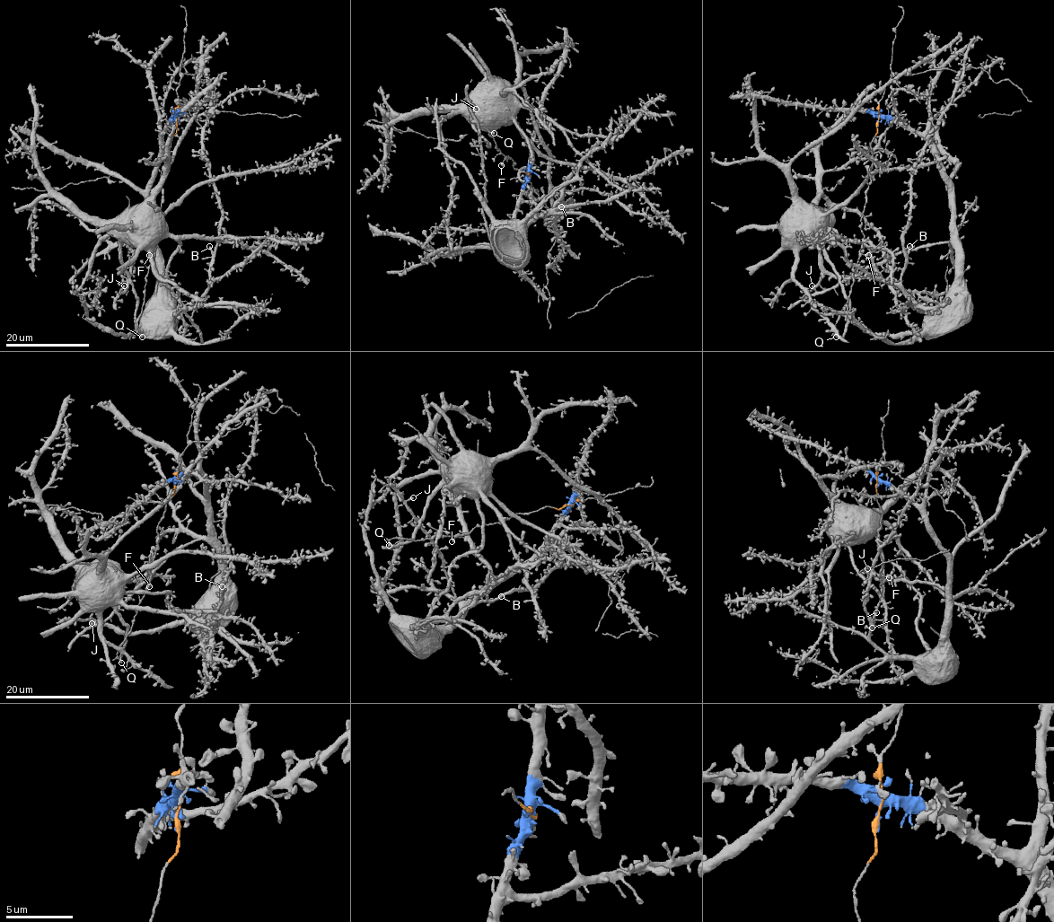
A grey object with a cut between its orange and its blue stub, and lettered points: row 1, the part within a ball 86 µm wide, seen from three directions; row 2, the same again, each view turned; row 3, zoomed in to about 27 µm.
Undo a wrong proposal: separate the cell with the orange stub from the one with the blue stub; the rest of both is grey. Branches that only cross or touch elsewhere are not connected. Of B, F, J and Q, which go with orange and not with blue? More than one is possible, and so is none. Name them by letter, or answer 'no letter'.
F, Q

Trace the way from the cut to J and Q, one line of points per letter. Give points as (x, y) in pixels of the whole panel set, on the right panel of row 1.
J: (878, 120), (904, 121), (926, 143), (950, 188), (951, 239), (892, 253), (822, 291), (812, 285)
Q: (878, 120), (876, 132), (870, 144), (872, 165), (861, 219), (864, 241), (847, 302), (837, 321), (836, 338)

